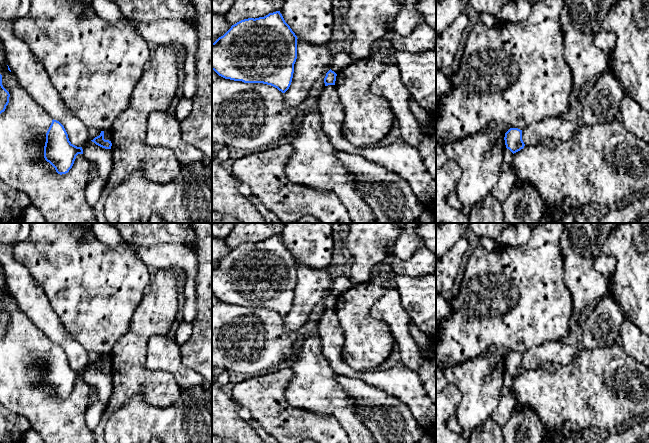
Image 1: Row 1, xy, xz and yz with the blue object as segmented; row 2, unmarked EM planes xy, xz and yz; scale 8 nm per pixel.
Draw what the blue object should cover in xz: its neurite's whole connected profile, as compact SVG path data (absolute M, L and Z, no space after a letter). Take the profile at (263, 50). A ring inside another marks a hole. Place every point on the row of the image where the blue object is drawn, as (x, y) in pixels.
M280 11L241 20L212 43L212 70L225 79L263 83L285 93L293 78L297 39Z

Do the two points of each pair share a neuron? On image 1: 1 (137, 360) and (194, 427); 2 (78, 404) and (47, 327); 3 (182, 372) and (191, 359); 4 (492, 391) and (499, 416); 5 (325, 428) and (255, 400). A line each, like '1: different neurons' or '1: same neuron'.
1: different neurons
2: different neurons
3: different neurons
4: different neurons
5: same neuron

